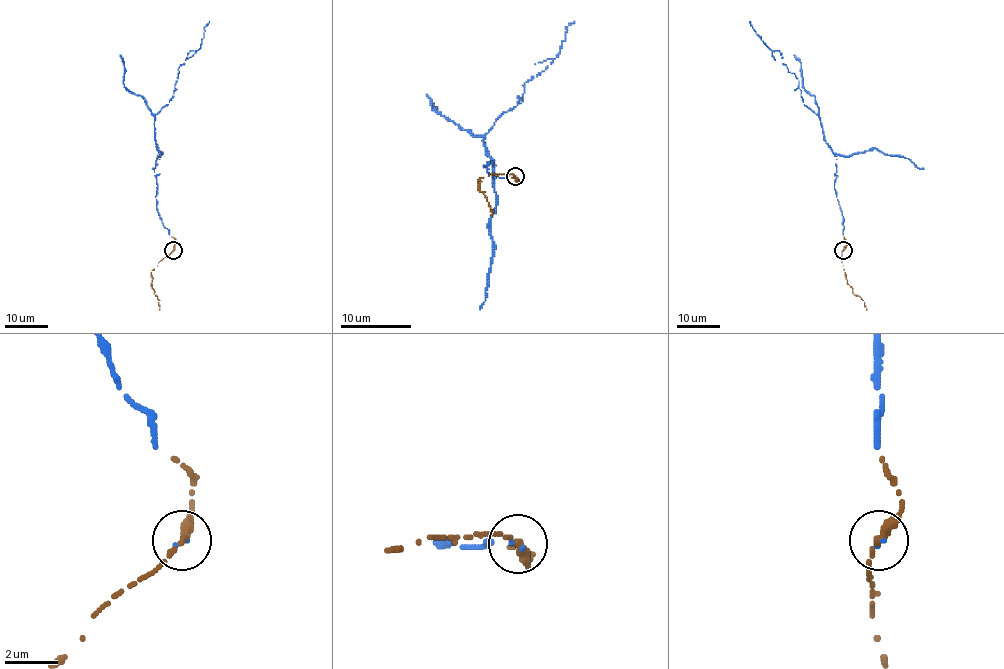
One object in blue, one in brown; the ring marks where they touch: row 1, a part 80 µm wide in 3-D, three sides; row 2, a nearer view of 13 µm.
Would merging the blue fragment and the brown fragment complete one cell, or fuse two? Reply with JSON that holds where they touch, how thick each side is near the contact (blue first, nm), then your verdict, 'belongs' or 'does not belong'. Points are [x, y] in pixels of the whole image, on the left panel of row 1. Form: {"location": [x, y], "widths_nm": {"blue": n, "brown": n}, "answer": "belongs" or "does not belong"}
{"location": [173, 250], "widths_nm": {"blue": 140, "brown": 280}, "answer": "belongs"}

